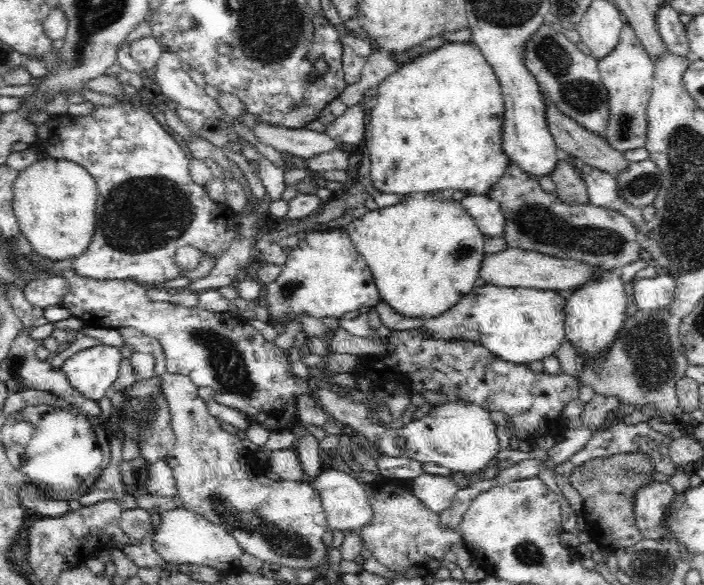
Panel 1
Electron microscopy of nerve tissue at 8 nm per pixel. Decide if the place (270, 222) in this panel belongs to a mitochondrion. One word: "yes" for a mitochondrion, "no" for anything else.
no

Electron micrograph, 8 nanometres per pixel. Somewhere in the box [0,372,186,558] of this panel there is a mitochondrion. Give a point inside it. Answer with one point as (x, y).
(41, 429)

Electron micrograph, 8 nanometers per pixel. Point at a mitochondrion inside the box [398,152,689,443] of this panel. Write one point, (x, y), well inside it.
(535, 222)

